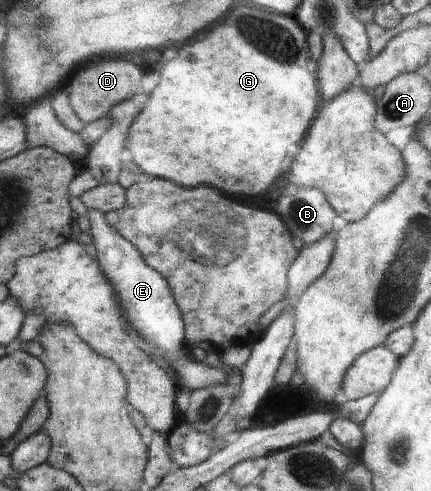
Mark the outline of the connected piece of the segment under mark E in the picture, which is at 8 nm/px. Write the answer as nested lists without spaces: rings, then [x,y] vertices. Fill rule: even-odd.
[[[88,209],[92,238],[94,239],[97,251],[96,261],[102,267],[104,275],[116,285],[116,289],[120,291],[120,299],[124,303],[124,307],[130,311],[130,315],[136,321],[134,329],[136,333],[140,333],[148,343],[160,347],[162,351],[166,351],[172,359],[172,367],[176,369],[176,373],[182,379],[182,385],[188,389],[198,389],[204,387],[208,383],[224,383],[226,375],[224,371],[212,369],[204,363],[196,363],[196,361],[188,361],[182,353],[180,353],[180,341],[182,341],[182,333],[184,333],[184,325],[180,321],[180,311],[174,305],[172,299],[172,289],[168,287],[168,283],[164,281],[164,277],[160,273],[156,273],[154,269],[150,269],[144,259],[140,257],[140,253],[136,251],[136,247],[126,241],[120,232],[104,219],[104,213],[100,213],[99,209]]]

